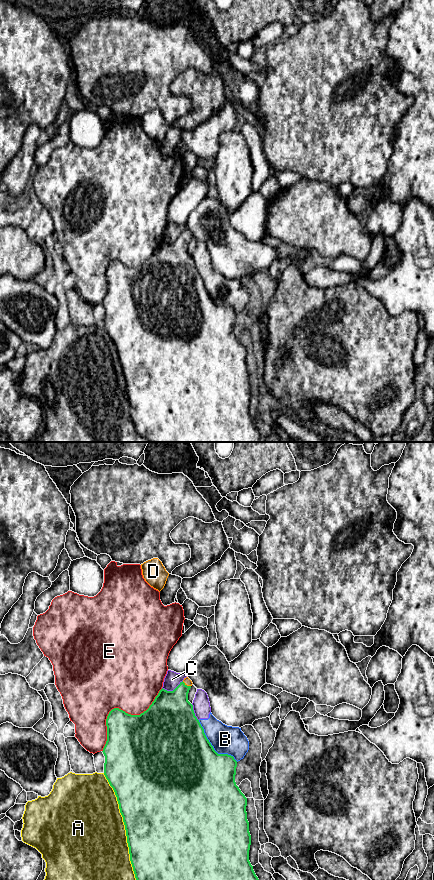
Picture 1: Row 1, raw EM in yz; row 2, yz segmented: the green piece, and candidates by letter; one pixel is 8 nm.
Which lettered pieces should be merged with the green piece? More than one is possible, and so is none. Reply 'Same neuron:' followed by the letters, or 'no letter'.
Same neuron: D

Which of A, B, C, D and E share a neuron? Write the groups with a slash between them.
A / B C / D / E

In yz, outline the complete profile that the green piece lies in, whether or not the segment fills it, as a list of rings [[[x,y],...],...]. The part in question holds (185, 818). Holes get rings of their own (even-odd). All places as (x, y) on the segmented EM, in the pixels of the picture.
[[[186,677],[173,690],[161,689],[149,708],[140,715],[131,715],[114,708],[106,719],[107,741],[103,748],[105,756],[104,775],[113,788],[125,825],[130,861],[136,880],[259,880],[249,861],[251,835],[247,820],[247,798],[235,782],[237,761],[228,754],[218,754],[195,716],[193,705],[188,701],[192,681]]]

